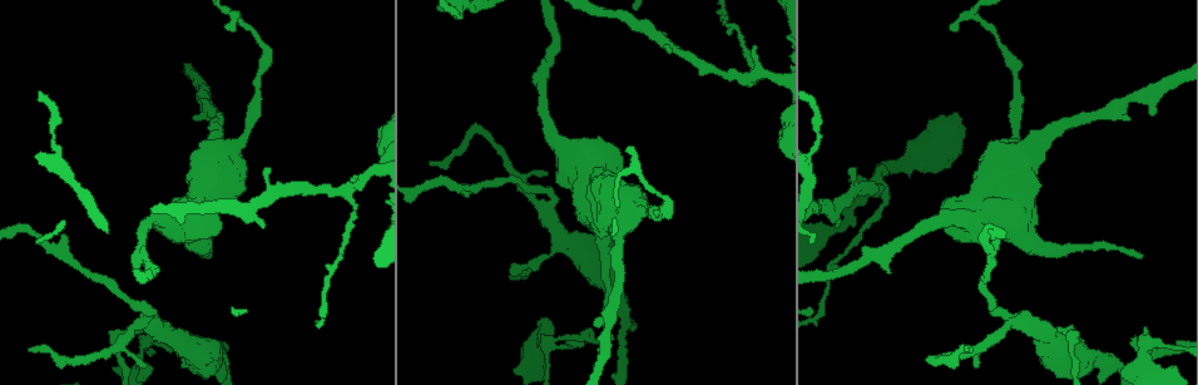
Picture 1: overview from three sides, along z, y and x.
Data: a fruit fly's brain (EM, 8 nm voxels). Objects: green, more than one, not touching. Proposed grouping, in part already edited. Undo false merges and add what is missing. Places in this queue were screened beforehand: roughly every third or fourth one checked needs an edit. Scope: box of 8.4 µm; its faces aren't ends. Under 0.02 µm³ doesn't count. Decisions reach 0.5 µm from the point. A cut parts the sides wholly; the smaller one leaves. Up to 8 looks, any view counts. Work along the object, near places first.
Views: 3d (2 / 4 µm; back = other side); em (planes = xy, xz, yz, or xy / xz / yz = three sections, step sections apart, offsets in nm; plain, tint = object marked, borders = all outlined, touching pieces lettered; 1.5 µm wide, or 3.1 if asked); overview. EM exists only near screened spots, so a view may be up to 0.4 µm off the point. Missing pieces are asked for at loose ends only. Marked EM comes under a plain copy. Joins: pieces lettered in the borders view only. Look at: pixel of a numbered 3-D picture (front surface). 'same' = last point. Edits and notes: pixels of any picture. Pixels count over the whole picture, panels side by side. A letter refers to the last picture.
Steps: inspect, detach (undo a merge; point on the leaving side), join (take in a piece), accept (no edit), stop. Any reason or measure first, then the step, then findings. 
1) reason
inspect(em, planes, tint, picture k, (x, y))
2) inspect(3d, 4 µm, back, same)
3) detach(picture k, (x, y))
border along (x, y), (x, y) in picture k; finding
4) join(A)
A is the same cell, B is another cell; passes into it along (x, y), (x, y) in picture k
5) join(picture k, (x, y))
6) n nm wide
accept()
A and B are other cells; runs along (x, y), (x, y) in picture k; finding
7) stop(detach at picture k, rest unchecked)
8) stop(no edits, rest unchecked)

branch stops here
inspect(em, xy, step 8, borders, picture 1, (856, 168))

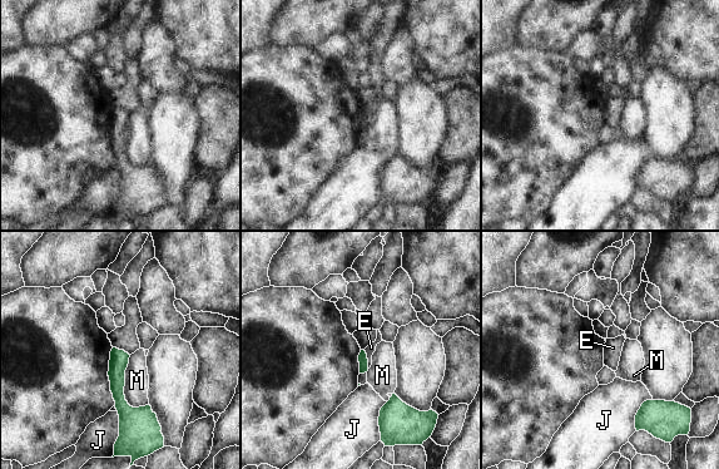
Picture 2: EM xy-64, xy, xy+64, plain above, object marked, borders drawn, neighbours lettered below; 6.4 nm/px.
cut it another way
inspect(em, planes, borders, same)

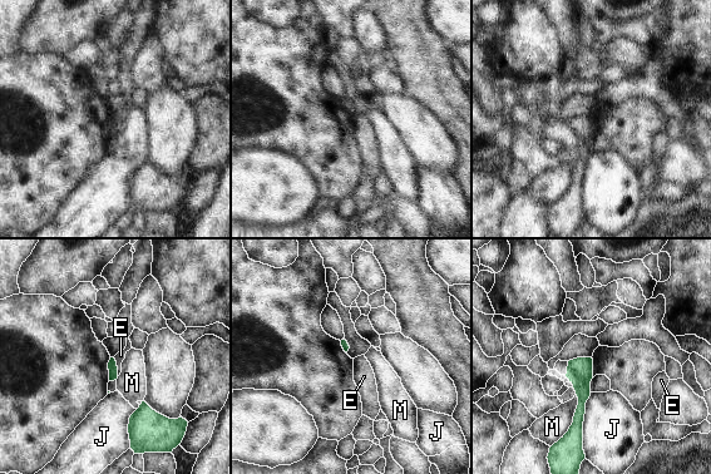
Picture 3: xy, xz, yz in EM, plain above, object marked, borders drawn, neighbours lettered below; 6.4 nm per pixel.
accept()
E, J and M are other cells; border along (113, 358), (118, 375) in picture 3; no lettered piece goes on from it

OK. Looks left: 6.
abrupt turn
inspect(3d, 2 µm, picture 1, (1149, 341))

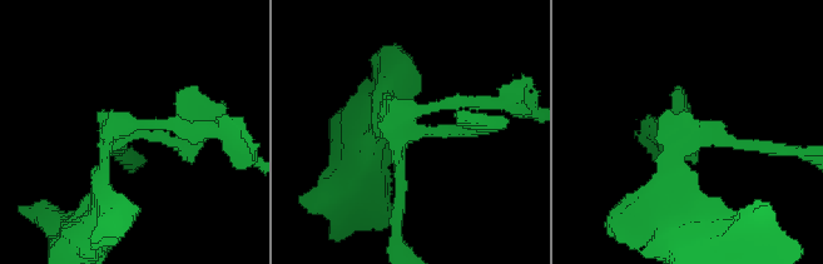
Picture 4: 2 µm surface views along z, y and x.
need the tissue
inspect(em, xy, step 8, borders, picture 4, (692, 135))

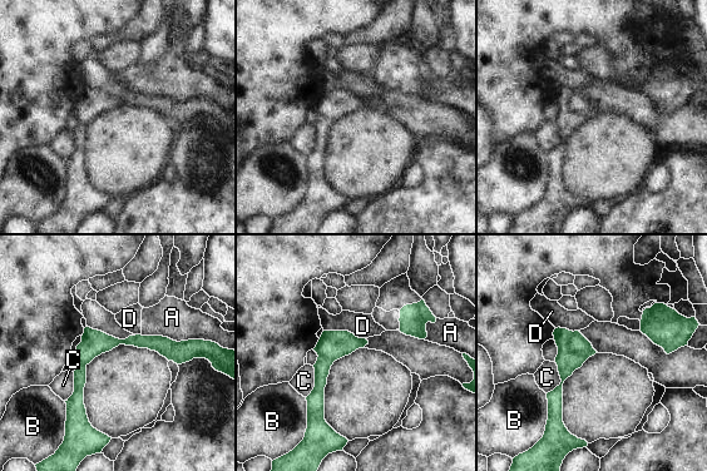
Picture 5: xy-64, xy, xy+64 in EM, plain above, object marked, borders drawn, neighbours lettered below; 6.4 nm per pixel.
detach(picture 5, (567, 362))
A, B, C and D are other cells; border along (565, 341), (574, 353), (593, 350) in picture 5; two neurons meet here

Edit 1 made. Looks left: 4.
redraw
inspect(overview)

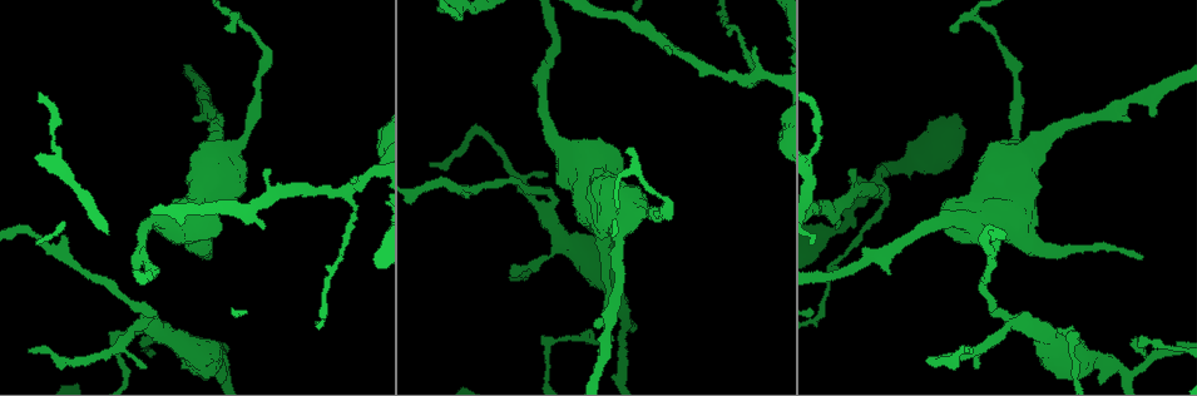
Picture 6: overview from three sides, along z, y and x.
sharp bend
inspect(3d, 2 µm, picture 6, (1131, 372))

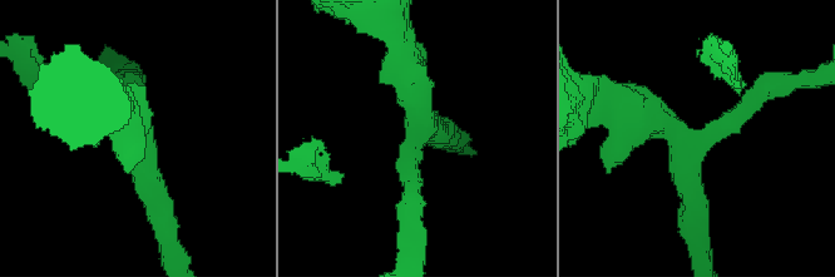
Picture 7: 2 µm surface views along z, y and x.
inspect(em, xz, step 8, borders, picture 7, (690, 143))

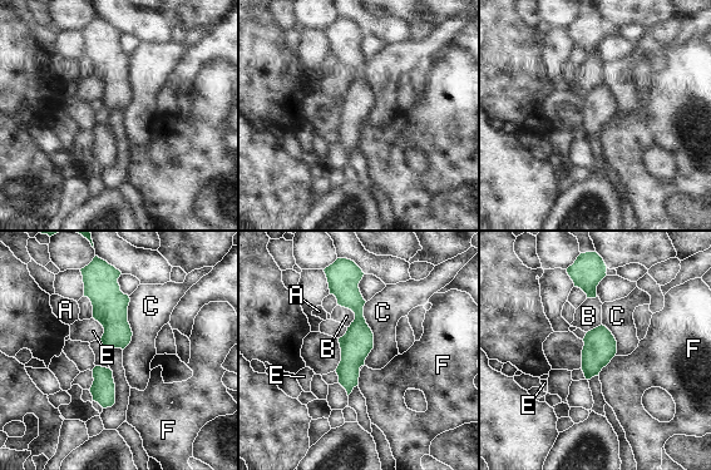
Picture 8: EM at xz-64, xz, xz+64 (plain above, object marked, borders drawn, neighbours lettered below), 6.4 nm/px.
180 nm wide
accept()
A, B, C, E and F are other cells; runs along (358, 276), (359, 340), (349, 389) in picture 8; one neuron here

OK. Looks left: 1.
stop(detach at picture 5, rest unchecked)

